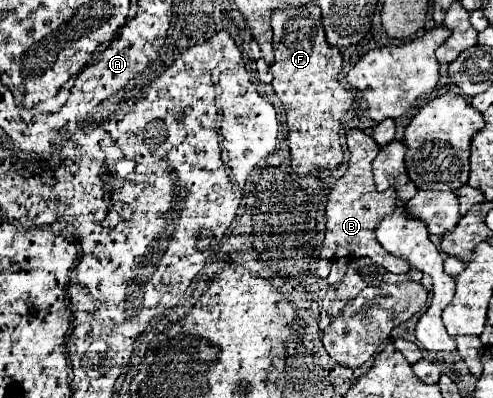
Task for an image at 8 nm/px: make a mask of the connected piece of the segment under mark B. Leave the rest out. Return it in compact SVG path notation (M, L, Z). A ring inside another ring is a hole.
M350 129L348 135L348 151L350 161L346 173L336 181L328 195L326 205L326 237L322 243L322 257L336 261L336 259L356 259L356 257L370 257L372 261L386 267L390 273L406 273L410 271L410 263L388 253L376 241L376 223L380 223L386 215L396 209L396 191L376 191L372 179L372 161L380 151L380 145L360 129Z

